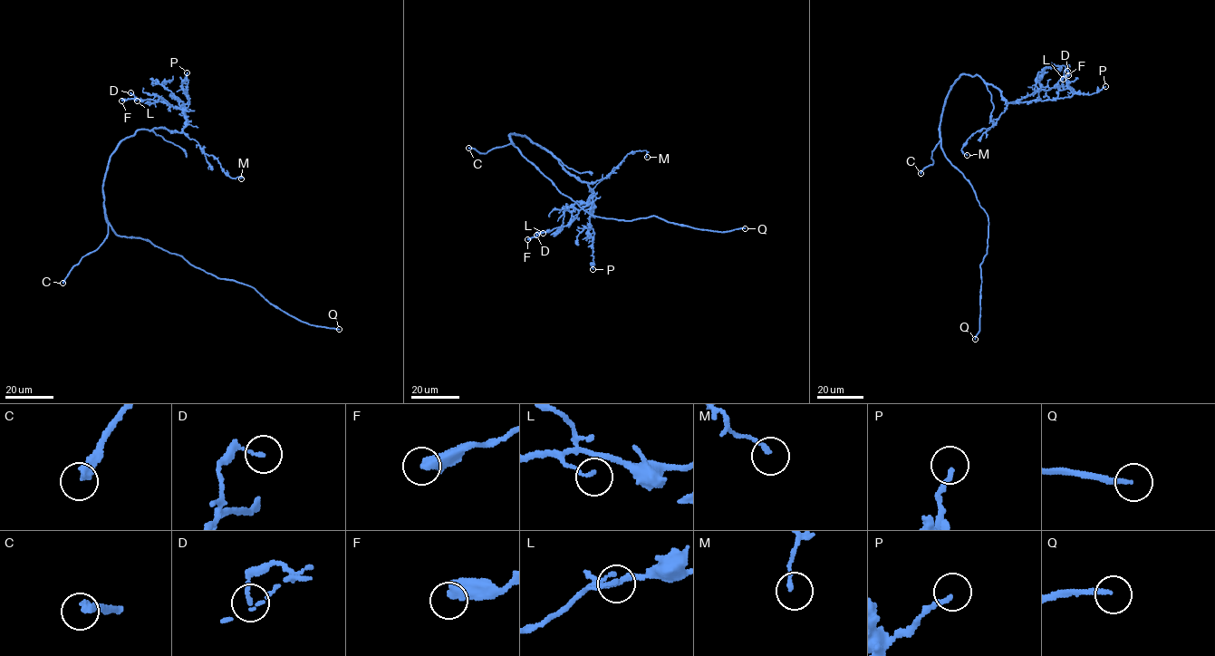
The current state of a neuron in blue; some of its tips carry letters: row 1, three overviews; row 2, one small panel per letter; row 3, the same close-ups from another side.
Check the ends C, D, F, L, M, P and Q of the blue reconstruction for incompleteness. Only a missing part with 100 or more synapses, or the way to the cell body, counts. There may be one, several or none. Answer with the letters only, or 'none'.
C, Q

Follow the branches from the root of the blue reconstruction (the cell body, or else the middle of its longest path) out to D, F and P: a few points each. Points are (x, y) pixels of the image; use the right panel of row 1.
D: (940, 142), (940, 123), (945, 98), (959, 76), (977, 75), (998, 89), (1007, 104), (1051, 89), (1067, 71)
F: (940, 142), (945, 98), (962, 74), (976, 74), (993, 84), (1007, 104), (1051, 89), (1068, 75)
P: (940, 142), (945, 98), (962, 74), (976, 74), (993, 84), (1007, 104), (1091, 94), (1105, 86)

